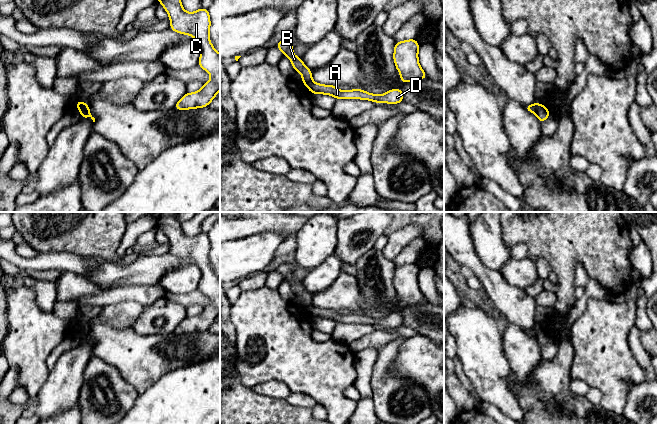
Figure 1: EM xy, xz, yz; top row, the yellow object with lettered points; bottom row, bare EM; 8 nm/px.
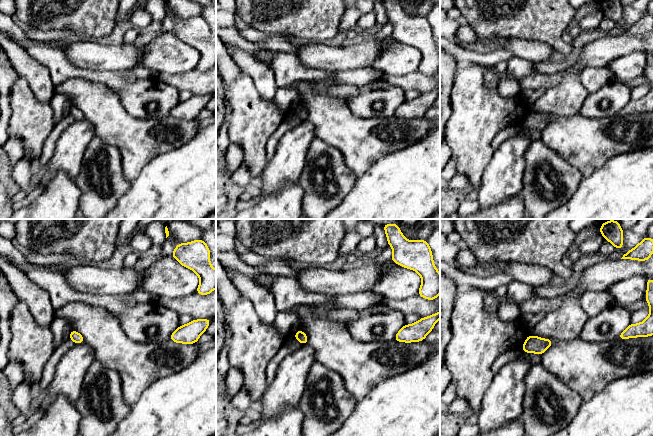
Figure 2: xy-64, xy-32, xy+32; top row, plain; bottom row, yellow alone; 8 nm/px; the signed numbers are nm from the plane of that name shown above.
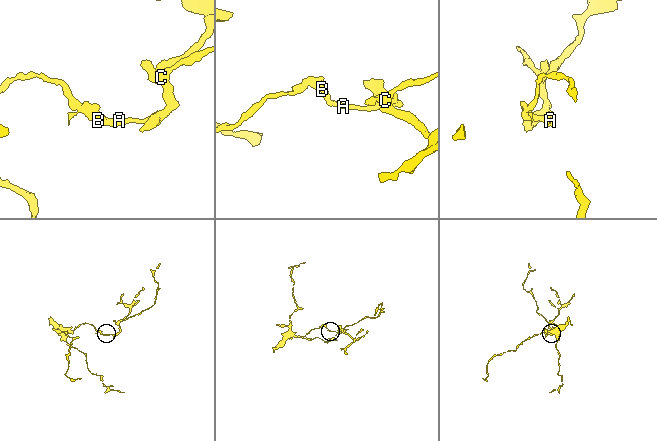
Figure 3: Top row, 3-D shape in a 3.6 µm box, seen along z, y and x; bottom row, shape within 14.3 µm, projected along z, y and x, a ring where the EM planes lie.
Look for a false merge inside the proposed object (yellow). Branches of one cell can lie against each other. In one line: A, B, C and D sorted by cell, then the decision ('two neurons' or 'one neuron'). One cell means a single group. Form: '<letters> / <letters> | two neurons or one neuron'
A C D / B | two neurons

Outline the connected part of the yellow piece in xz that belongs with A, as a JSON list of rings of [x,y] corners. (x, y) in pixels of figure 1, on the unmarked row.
[[[312,304],[305,307],[305,310],[312,318],[326,318],[334,320],[336,323],[363,323],[378,327],[397,328],[403,326],[403,316],[401,313],[391,313],[385,318],[371,318],[361,313],[340,315],[333,309],[321,309]]]

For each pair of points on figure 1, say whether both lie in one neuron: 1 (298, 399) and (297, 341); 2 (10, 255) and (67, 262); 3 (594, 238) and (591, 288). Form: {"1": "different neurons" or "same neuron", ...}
{"1": "different neurons", "2": "same neuron", "3": "different neurons"}

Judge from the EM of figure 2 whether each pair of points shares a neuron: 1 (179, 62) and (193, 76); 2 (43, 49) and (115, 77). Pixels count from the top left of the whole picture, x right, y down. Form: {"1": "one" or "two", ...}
{"1": "two", "2": "one"}

